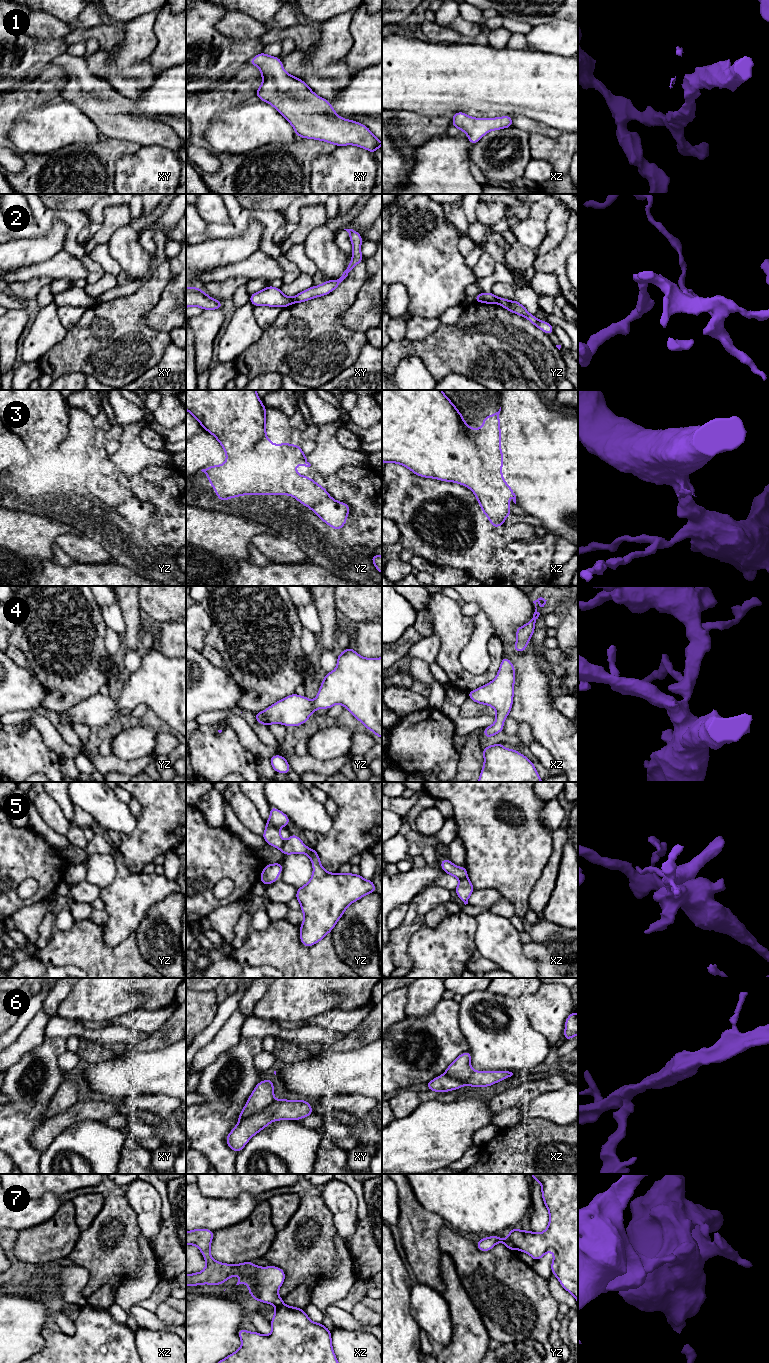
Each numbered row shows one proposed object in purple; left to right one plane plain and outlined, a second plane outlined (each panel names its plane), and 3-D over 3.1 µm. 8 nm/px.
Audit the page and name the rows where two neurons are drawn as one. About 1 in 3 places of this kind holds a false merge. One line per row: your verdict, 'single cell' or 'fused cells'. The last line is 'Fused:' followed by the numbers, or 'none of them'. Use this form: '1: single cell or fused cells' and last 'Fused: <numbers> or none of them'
1: single cell
2: fused cells
3: single cell
4: single cell
5: fused cells
6: single cell
7: fused cells
Fused: 2, 5, 7

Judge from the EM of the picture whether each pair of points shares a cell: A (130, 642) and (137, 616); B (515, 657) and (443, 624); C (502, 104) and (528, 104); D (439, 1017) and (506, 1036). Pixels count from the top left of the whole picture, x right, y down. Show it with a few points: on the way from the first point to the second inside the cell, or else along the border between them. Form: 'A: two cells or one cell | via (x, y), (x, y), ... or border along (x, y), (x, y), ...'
A: one cell | via (132, 636), (133, 622)
B: two cells | border along (498, 638), (504, 655)
C: one cell | via (508, 104), (522, 104)
D: two cells | border along (458, 1004), (458, 1026), (468, 1045)

